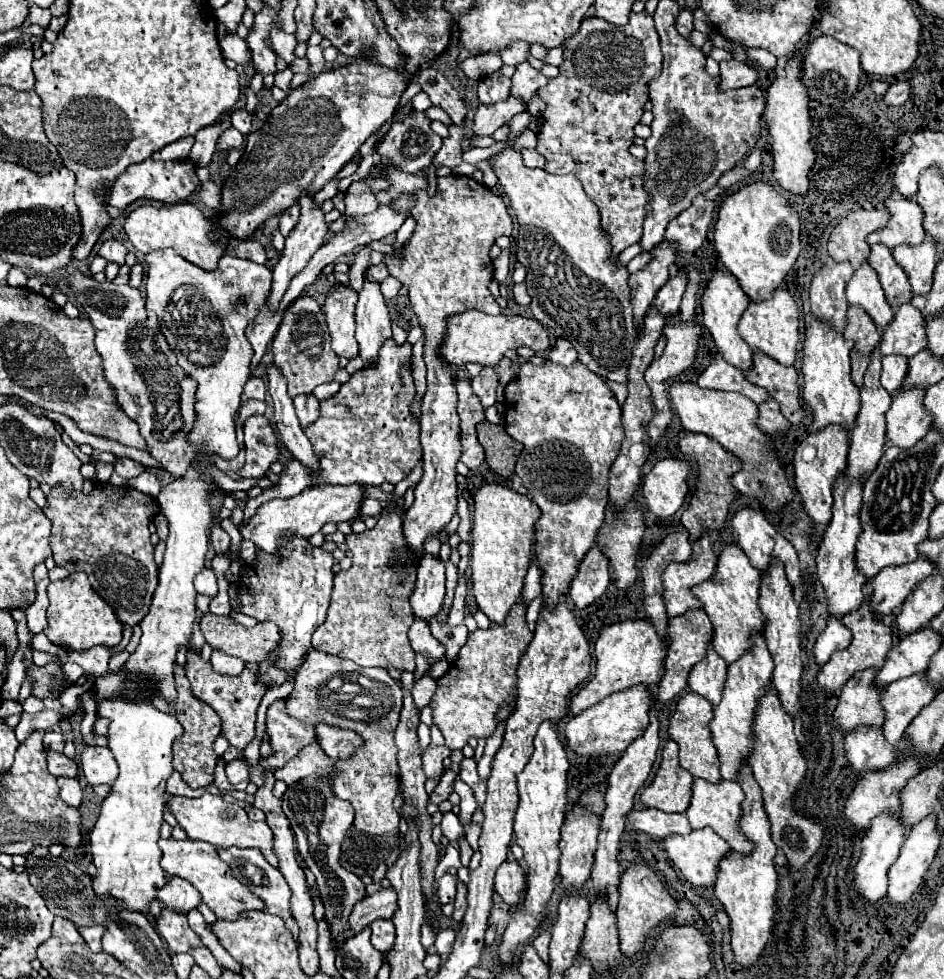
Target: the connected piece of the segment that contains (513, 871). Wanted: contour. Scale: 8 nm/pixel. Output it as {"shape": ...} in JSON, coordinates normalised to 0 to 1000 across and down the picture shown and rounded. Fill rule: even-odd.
{"shape":[[[548,879],[531,882],[524,894],[524,910],[531,914],[531,918],[537,924],[548,926],[556,916],[556,908],[558,908],[558,900],[552,884]]]}

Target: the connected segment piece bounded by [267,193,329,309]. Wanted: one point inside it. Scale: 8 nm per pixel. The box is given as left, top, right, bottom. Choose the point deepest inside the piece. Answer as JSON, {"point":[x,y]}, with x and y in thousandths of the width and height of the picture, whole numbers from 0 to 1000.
{"point":[327,238]}

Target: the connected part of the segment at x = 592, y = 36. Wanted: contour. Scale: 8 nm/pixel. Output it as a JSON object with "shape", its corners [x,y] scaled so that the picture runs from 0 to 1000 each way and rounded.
{"shape":[[[685,11],[668,13],[668,19],[660,28],[645,26],[635,17],[624,17],[615,23],[613,34],[599,42],[599,62],[592,68],[592,77],[582,81],[577,91],[571,91],[571,99],[577,101],[579,111],[575,115],[577,128],[569,138],[569,154],[577,160],[575,173],[586,179],[607,177],[622,197],[622,201],[637,216],[637,232],[643,236],[649,260],[656,260],[666,250],[679,244],[683,209],[688,199],[681,193],[681,164],[666,156],[671,146],[671,130],[681,117],[681,107],[688,103],[688,83],[700,75],[702,54],[698,48],[698,36],[692,26],[692,17]]]}

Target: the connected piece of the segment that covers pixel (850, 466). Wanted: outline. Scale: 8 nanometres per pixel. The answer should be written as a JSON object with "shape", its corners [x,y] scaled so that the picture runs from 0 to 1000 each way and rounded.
{"shape":[[[927,354],[923,371],[921,371],[921,377],[916,381],[916,391],[912,395],[912,420],[910,420],[910,424],[906,428],[906,436],[901,440],[901,453],[899,453],[897,481],[899,481],[899,487],[904,487],[904,491],[910,489],[910,487],[923,485],[923,481],[931,473],[931,467],[935,465],[935,455],[938,455],[938,422],[940,422],[942,414],[944,414],[944,403],[931,391],[931,383],[933,383],[933,359]]]}

